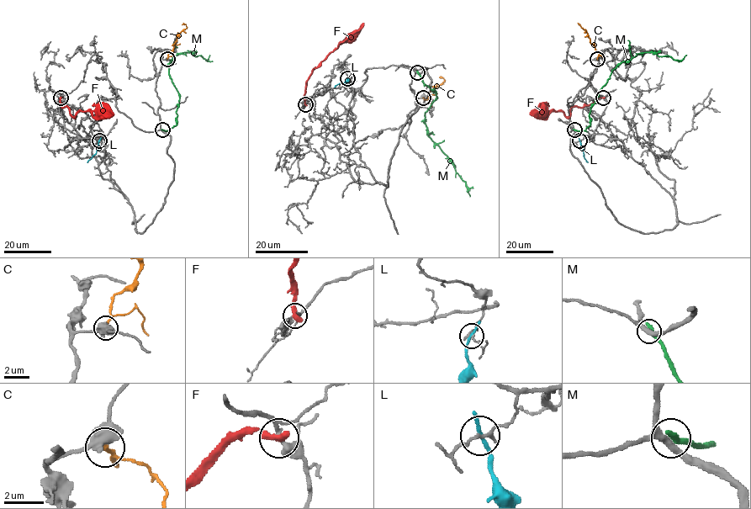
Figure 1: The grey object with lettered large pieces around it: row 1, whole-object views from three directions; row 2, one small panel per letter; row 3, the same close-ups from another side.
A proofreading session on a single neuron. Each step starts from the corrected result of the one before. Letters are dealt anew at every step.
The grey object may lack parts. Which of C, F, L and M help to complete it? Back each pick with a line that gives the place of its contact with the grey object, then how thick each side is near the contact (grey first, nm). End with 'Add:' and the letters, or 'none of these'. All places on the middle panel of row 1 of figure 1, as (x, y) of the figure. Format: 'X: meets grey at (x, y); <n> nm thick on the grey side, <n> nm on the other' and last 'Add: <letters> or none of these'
Add: none of these

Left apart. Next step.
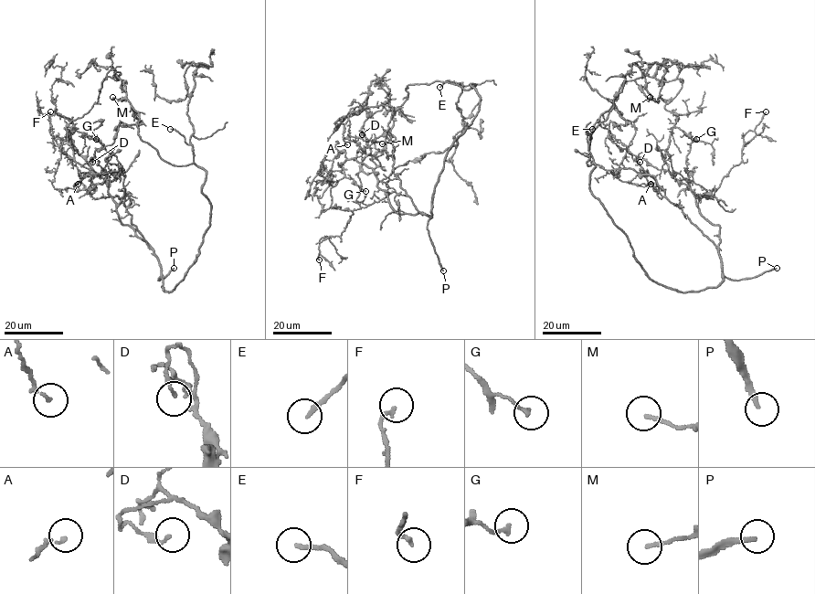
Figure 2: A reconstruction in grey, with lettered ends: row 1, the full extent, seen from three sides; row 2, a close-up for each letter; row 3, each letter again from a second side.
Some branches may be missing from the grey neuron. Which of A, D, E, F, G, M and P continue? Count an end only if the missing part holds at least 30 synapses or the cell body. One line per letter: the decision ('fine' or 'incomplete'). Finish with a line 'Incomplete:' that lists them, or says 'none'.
A: fine
D: fine
E: incomplete
F: fine
G: fine
M: fine
P: incomplete
Incomplete: E, P

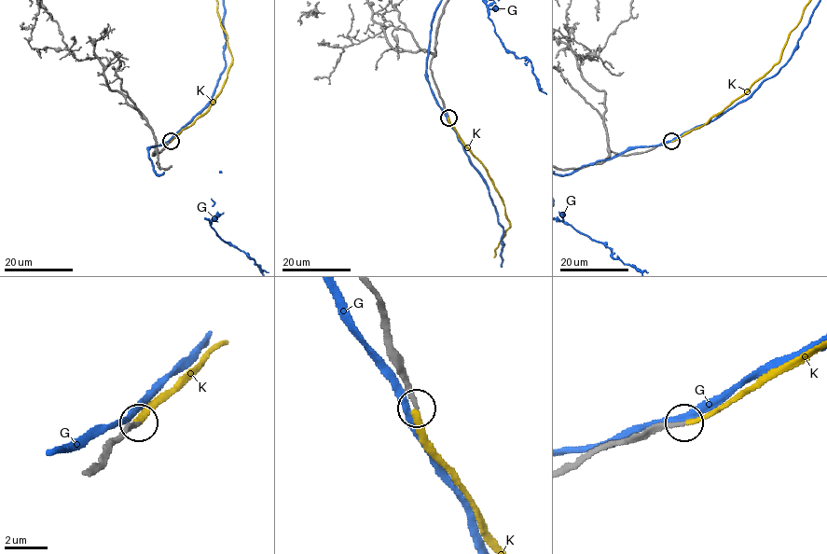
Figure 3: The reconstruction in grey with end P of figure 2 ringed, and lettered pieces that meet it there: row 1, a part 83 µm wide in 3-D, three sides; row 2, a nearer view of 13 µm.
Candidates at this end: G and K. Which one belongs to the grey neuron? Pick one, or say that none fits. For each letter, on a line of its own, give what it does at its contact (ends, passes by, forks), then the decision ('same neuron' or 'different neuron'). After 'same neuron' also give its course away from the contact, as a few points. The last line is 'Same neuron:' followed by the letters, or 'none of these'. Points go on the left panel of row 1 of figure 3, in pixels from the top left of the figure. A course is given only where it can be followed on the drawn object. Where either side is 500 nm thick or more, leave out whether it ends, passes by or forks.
G: it passes by | different neuron
K: it ends | same neuron
Same neuron: K

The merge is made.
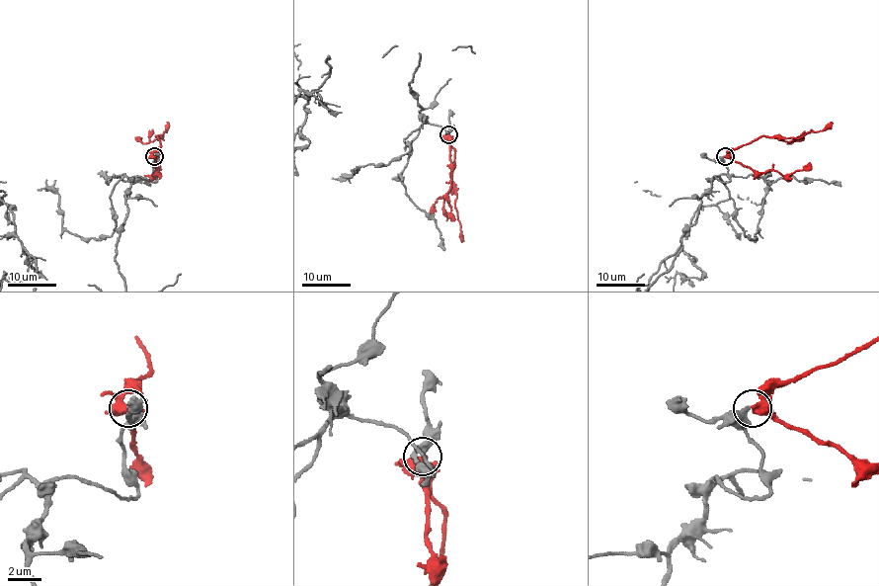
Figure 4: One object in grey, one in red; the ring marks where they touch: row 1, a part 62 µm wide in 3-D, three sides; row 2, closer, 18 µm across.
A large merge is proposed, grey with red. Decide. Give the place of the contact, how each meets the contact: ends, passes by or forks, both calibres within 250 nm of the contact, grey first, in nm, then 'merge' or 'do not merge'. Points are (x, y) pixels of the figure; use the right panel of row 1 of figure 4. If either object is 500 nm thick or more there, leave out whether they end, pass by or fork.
place (725, 156); grey ends; red forks; calibres 360 and 360 nm; do not merge

